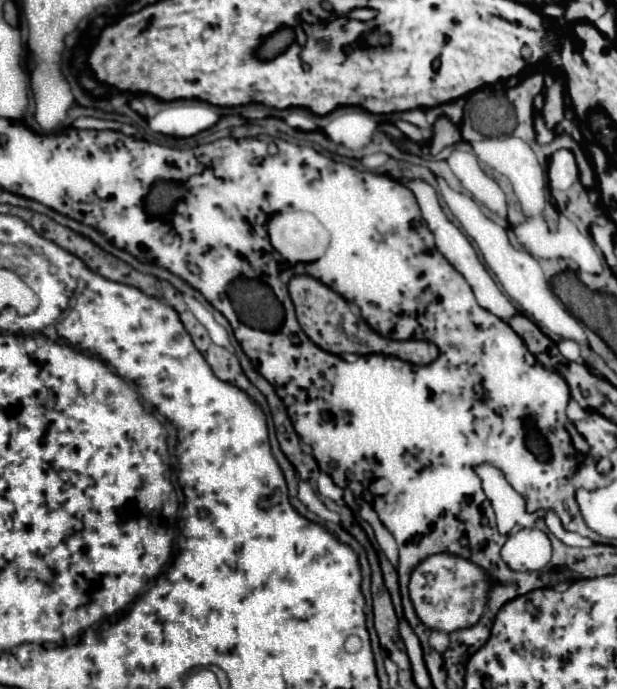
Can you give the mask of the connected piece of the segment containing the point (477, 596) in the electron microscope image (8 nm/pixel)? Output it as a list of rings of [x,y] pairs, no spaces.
[[[454,553],[430,555],[412,571],[408,583],[410,599],[418,619],[428,629],[438,629],[446,633],[472,627],[480,621],[484,607],[488,603],[490,587],[492,587],[492,579],[488,571]]]

